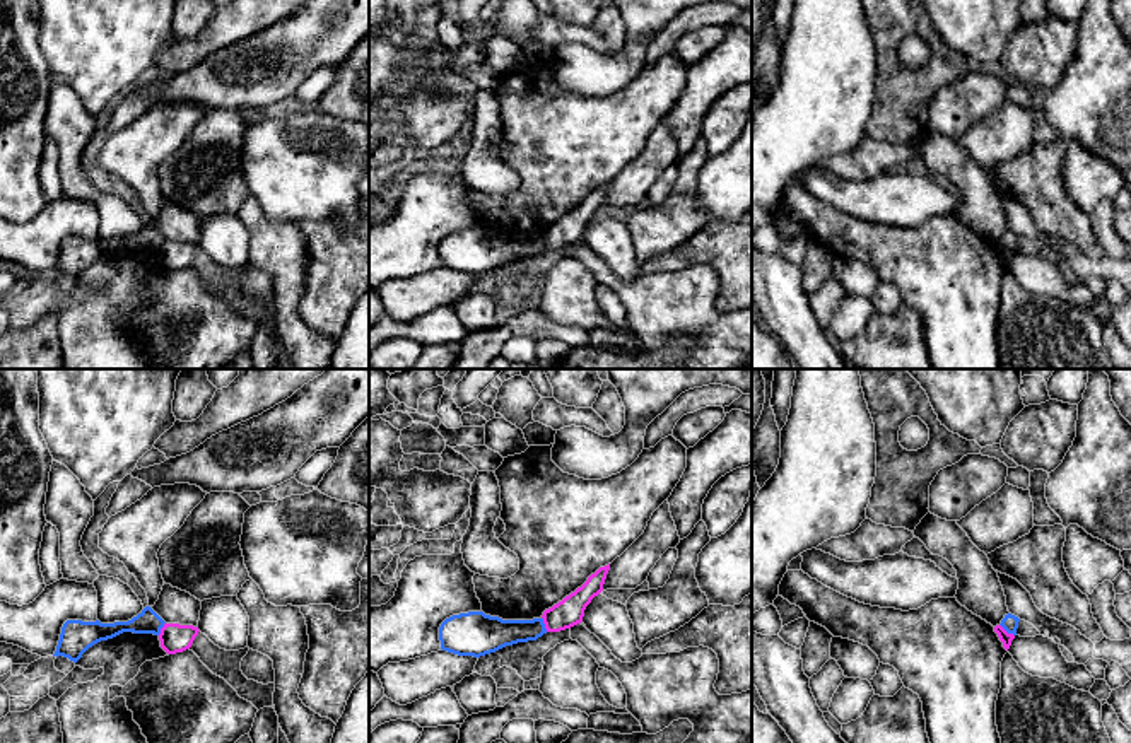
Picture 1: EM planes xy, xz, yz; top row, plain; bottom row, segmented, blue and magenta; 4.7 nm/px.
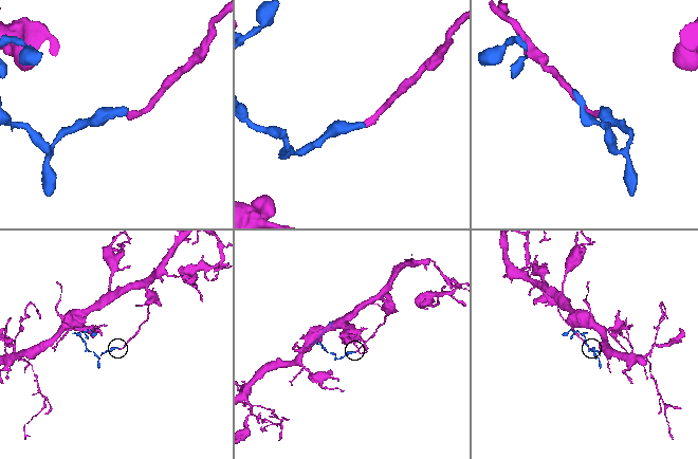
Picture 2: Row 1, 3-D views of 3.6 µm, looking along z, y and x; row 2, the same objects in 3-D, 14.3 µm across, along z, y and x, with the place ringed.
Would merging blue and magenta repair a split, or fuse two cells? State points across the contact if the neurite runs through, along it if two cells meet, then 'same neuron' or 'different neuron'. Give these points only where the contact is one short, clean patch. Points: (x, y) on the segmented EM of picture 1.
border along yz (1000, 624), (1013, 636); different neuron

